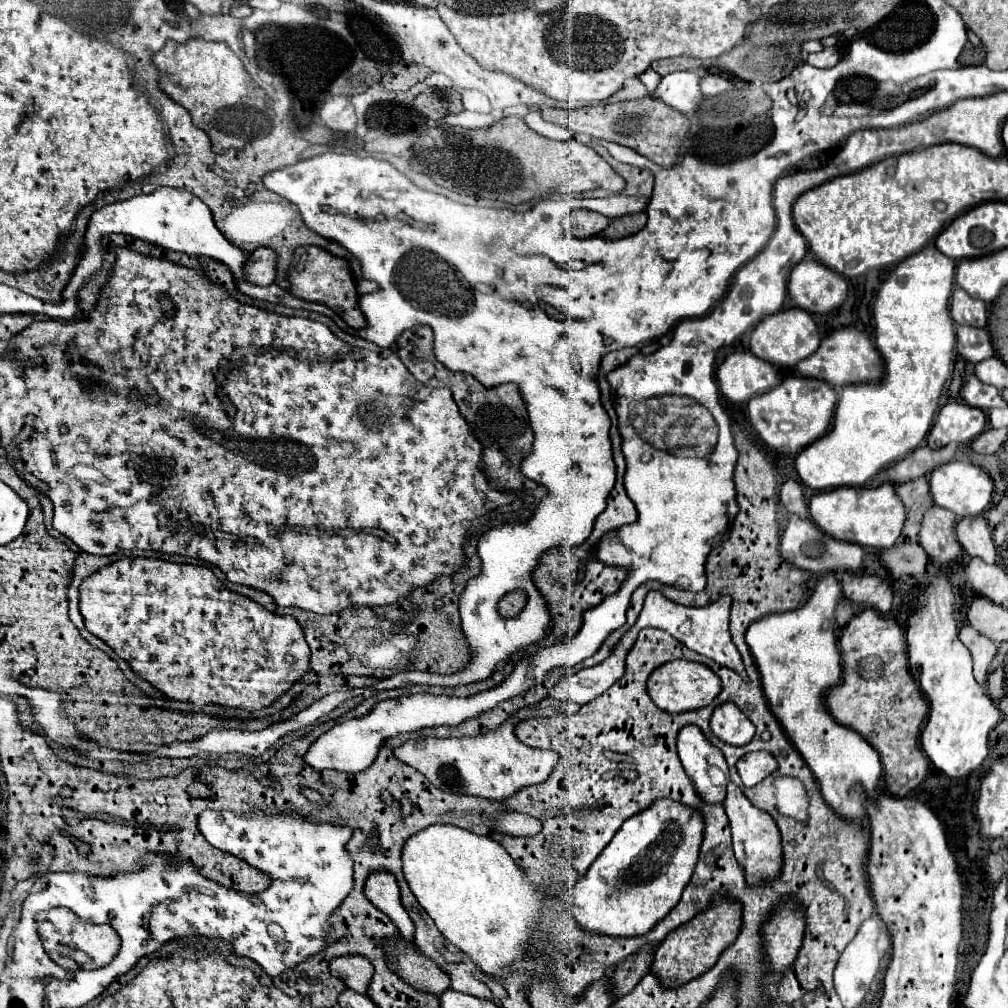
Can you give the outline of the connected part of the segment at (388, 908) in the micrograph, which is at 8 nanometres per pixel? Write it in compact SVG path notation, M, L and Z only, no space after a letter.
M386 869L372 871L366 879L364 893L378 909L382 909L394 921L394 925L398 927L398 931L404 939L410 941L414 937L414 923L412 923L408 911L400 903L398 883L390 871L386 871Z

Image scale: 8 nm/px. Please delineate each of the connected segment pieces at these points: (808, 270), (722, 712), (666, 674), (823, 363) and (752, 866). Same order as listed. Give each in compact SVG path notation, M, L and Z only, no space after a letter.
M802 261L790 273L792 303L808 313L830 313L846 299L848 285L842 275L818 261Z
M730 701L718 705L710 719L712 731L728 745L746 745L752 741L756 727L754 723Z
M676 659L660 665L648 679L648 695L660 709L668 713L682 713L682 711L706 707L714 701L720 689L722 689L722 681L710 667L686 659Z
M844 327L822 339L818 351L810 355L810 359L804 359L796 367L804 377L822 379L830 383L832 387L846 387L846 385L858 385L858 383L880 383L884 377L884 361L878 349L872 345L866 333Z
M732 781L728 783L724 809L732 827L732 845L734 845L736 859L742 861L742 867L746 871L746 883L756 885L756 883L778 877L778 869L782 863L782 849L780 849L782 845L780 845L780 831L774 819L766 811L754 807L748 801L748 797L742 793L742 789L734 785Z

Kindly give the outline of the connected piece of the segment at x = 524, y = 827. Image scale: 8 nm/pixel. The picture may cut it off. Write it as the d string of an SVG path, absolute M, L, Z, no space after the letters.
M504 813L496 819L496 829L514 837L526 837L526 835L538 835L542 825L538 819L522 815L522 813Z

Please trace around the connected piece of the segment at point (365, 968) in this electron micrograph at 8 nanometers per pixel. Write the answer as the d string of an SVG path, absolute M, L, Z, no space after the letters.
M344 955L334 957L330 961L330 973L334 977L340 977L346 983L346 987L358 993L366 993L374 969L372 963L362 955Z

